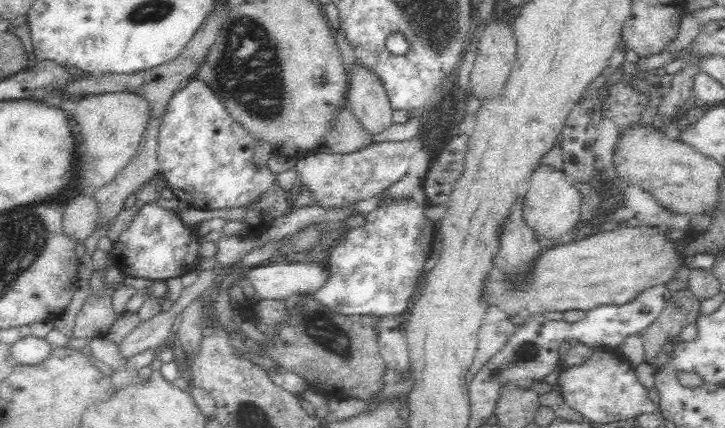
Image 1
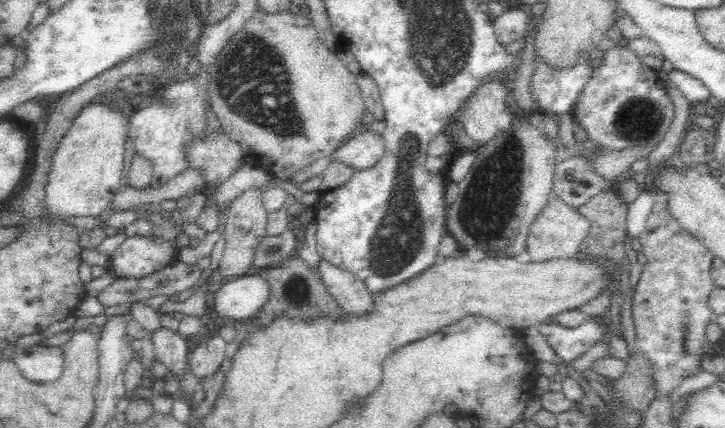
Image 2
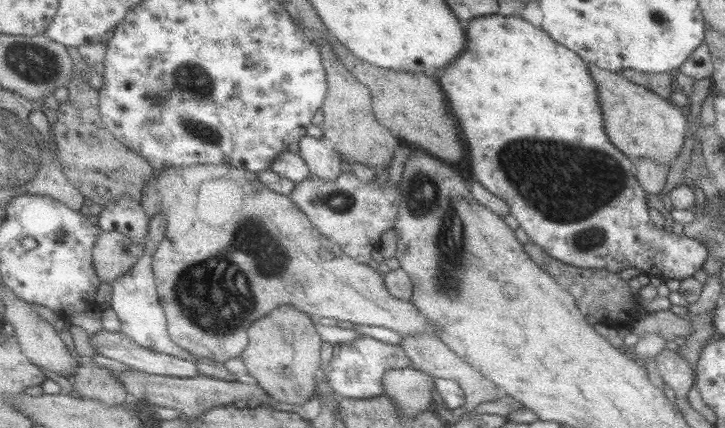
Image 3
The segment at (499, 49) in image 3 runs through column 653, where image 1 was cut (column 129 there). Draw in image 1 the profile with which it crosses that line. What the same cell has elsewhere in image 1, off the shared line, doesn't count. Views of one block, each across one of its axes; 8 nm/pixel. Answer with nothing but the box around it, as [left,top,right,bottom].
[111,203,199,281]

